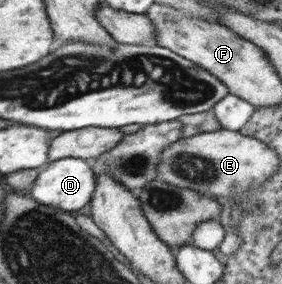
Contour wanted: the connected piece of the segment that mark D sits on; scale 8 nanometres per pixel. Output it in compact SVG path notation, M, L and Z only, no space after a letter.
M61 158L48 163L47 169L40 173L30 193L36 202L44 206L73 213L91 204L96 189L97 175L93 171L91 161L83 158Z

